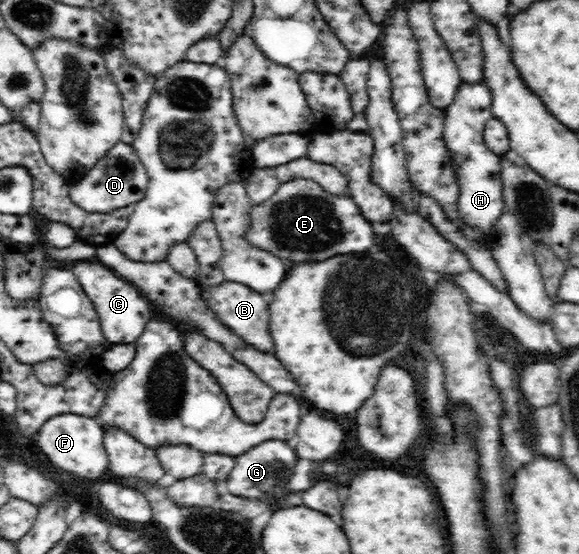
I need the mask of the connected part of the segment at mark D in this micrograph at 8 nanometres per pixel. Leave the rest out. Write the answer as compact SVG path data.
M117 142L93 168L89 169L89 174L70 184L69 196L85 212L107 214L141 201L145 196L148 180L147 169L142 165L133 147L124 142Z

